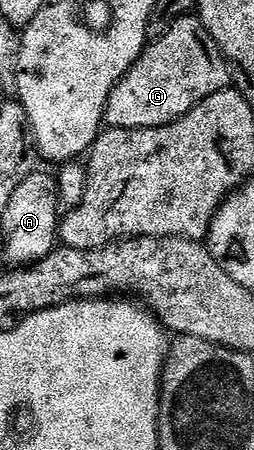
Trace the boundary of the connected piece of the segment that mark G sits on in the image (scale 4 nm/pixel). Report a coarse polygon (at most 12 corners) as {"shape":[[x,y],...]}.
{"shape":[[199,17],[180,18],[116,83],[104,122],[174,122],[230,82]]}

